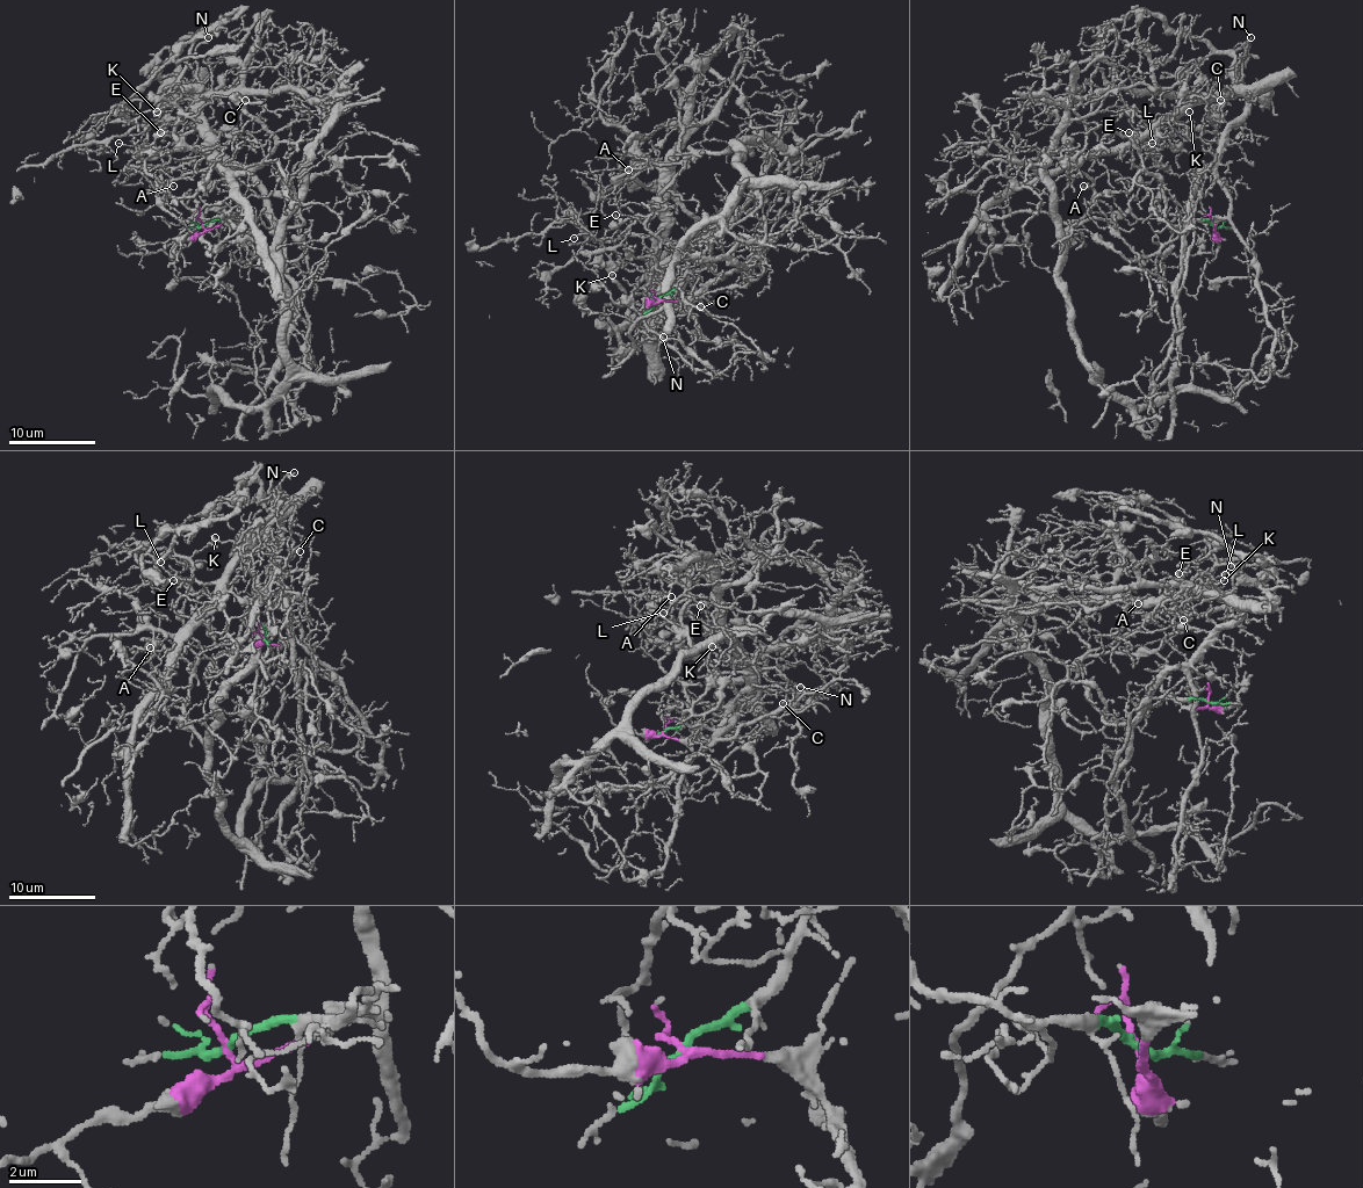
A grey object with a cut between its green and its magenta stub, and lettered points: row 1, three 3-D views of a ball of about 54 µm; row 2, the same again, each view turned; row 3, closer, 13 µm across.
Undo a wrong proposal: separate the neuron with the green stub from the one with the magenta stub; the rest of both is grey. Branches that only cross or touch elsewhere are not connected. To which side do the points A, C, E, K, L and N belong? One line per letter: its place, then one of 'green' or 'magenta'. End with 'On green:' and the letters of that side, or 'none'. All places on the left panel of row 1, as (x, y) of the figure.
A: at (173, 186); magenta
C: at (245, 100); magenta
E: at (160, 132); magenta
K: at (157, 111); magenta
L: at (119, 143); green
N: at (208, 37); magenta
On green: L

